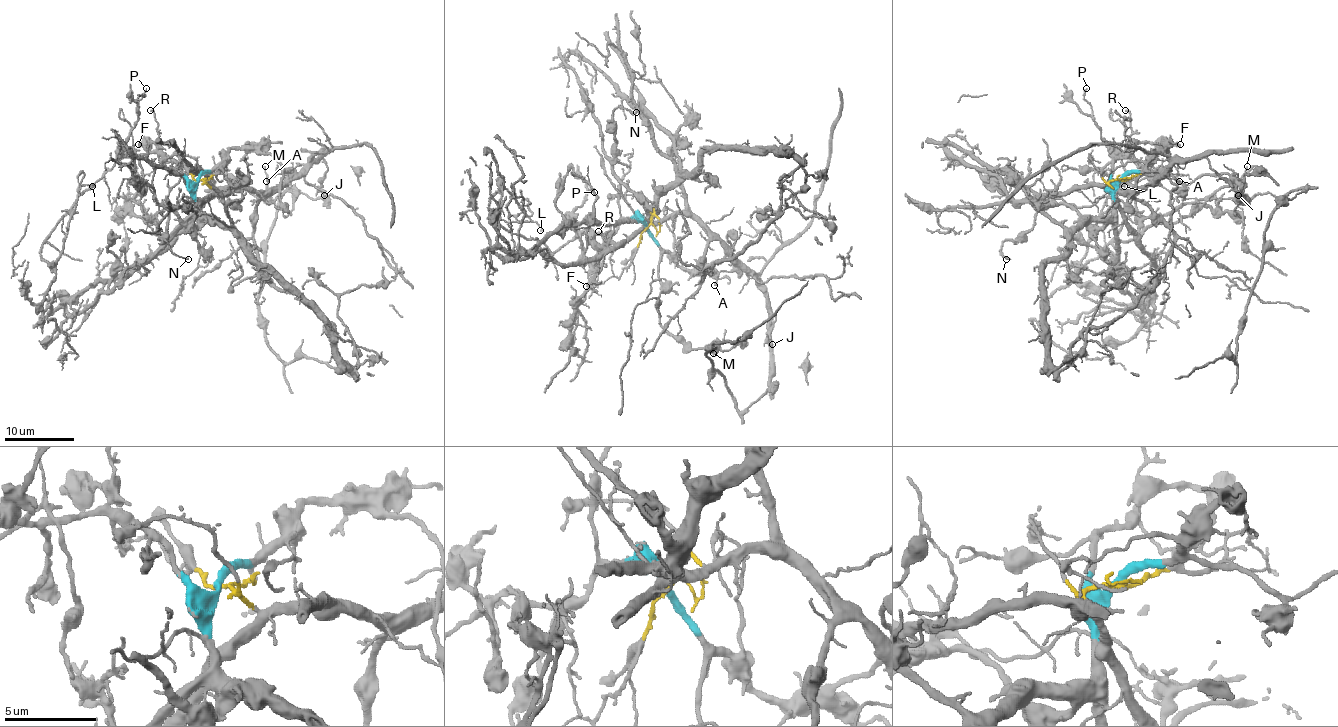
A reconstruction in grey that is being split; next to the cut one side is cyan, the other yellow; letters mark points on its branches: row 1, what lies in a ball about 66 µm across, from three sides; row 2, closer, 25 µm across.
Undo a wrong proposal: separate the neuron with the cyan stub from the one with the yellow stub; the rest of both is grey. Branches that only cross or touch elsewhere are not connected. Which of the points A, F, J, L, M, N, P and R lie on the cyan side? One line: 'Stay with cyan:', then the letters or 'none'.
Stay with cyan: A, F, L, M, N, P, R

